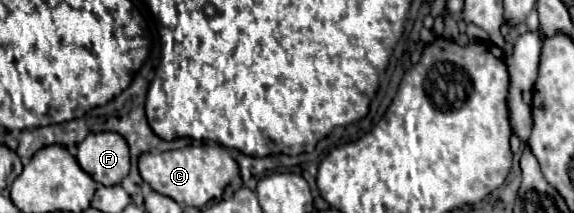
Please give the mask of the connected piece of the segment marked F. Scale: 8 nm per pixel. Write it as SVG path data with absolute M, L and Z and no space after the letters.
M117 132L89 134L77 150L81 168L103 186L115 186L129 174L129 146Z

